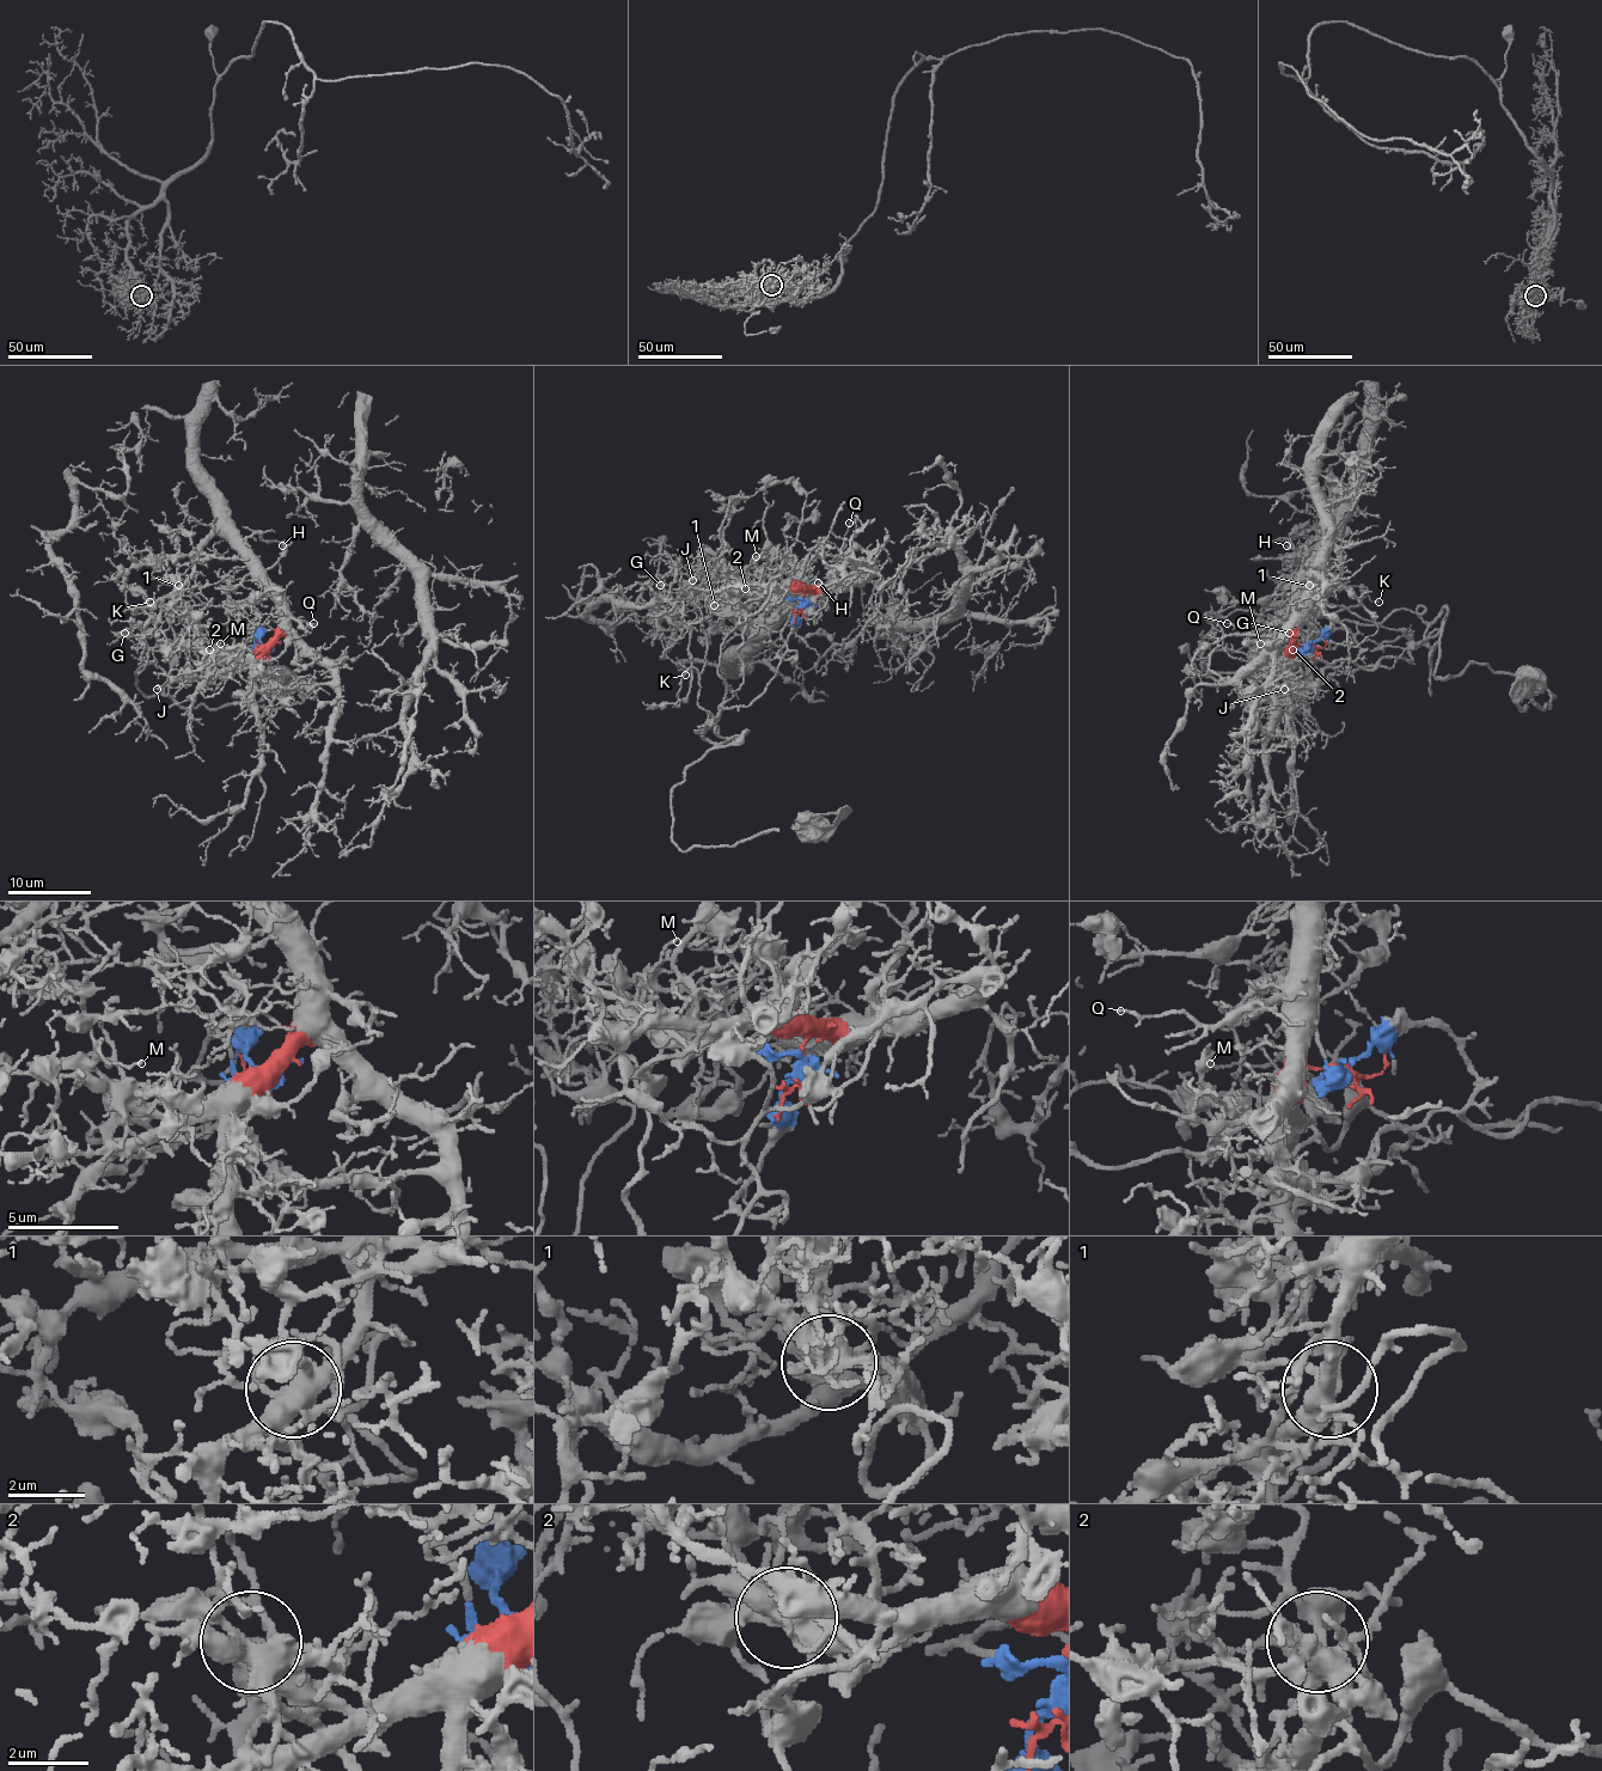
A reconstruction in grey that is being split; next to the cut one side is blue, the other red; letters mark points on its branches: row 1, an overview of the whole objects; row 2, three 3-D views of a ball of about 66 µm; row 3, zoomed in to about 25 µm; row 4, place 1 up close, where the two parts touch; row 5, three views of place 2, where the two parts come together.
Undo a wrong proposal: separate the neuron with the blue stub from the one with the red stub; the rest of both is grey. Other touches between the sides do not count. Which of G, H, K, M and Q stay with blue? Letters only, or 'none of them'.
K, M

